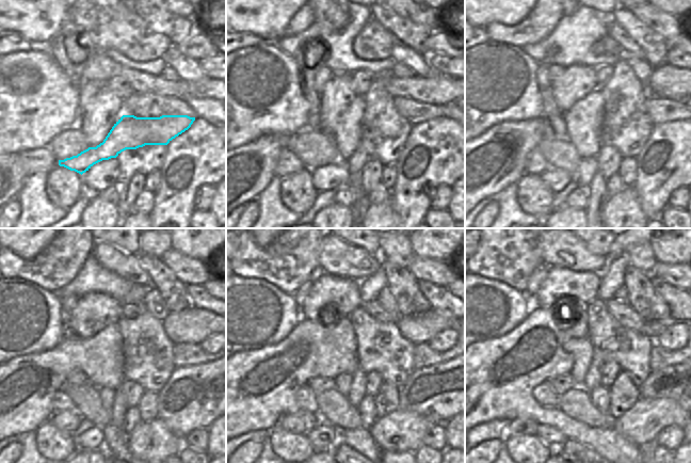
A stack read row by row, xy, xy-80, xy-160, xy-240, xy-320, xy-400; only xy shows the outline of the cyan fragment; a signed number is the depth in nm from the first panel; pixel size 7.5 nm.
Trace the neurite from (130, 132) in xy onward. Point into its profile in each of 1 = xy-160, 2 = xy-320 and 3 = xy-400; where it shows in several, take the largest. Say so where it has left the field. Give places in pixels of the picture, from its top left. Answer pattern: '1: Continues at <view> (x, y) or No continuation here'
1: Continues at xy-160 (588, 166)
2: Continues at xy-320 (342, 381)
3: Continues at xy-400 (581, 350)

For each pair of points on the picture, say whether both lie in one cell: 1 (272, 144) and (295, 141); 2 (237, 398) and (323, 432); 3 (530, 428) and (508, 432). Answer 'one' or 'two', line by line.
1: two
2: two
3: one

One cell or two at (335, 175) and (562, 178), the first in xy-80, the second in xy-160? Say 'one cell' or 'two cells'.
one cell

